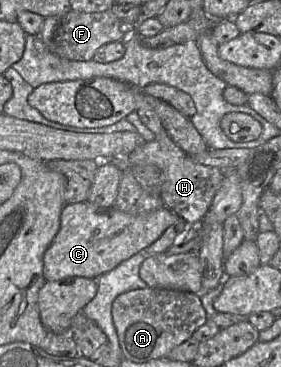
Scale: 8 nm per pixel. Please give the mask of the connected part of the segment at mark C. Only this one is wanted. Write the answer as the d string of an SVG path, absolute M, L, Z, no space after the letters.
M89 202L68 203L60 214L59 231L43 255L43 276L46 281L69 277L98 278L134 254L148 248L179 218L167 207L146 214L132 215L113 207L100 208Z

